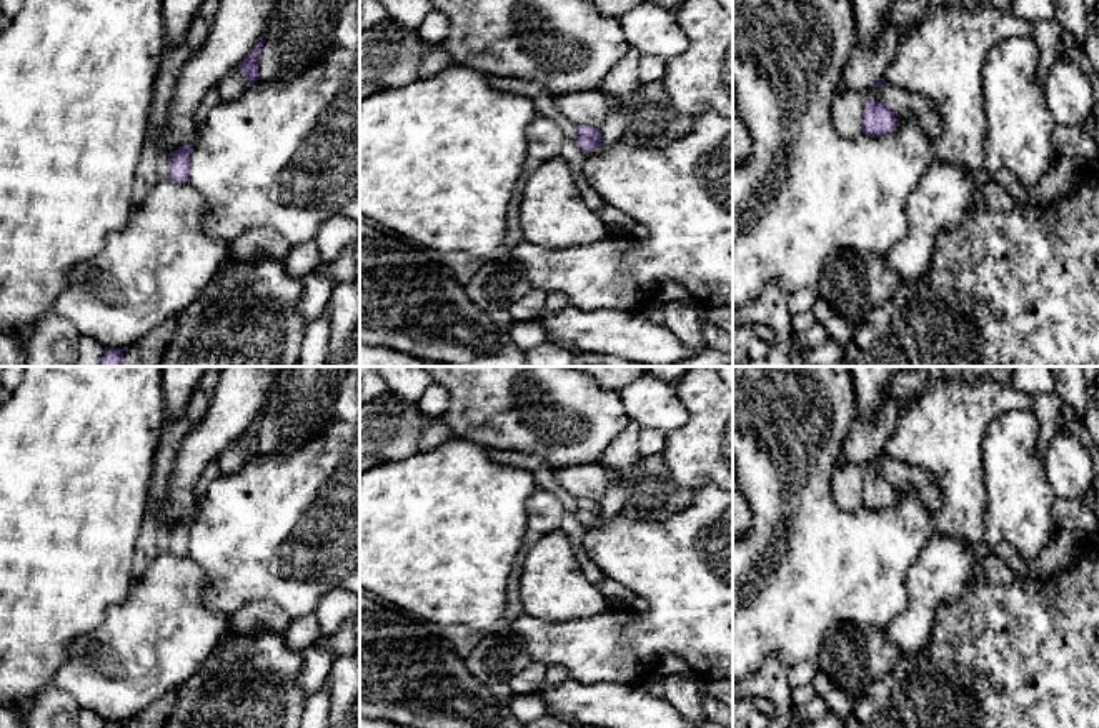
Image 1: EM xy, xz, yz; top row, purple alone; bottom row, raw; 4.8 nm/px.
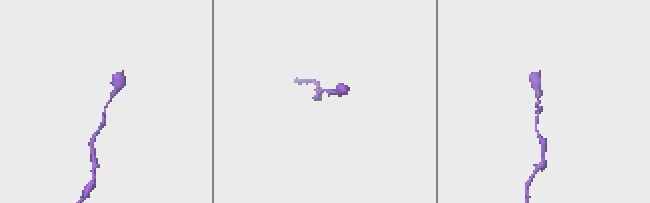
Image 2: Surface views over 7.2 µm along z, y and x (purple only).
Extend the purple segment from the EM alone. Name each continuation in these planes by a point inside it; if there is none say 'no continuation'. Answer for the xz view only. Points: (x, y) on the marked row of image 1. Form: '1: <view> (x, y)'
no continuation

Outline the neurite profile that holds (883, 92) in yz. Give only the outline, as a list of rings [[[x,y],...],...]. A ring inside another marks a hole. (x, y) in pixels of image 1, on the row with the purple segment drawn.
[[[889,83],[869,87],[863,93],[868,100],[884,102],[894,117],[914,113],[931,138],[937,138],[941,135],[941,117],[936,107],[922,95],[904,92]]]

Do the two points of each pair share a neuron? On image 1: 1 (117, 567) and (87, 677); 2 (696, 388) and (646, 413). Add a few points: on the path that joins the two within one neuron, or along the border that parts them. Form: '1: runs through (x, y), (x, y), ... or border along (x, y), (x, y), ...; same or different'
1: border along (129, 593), (107, 610), (95, 628), (69, 643); different
2: border along (673, 383), (688, 418), (668, 433); different

